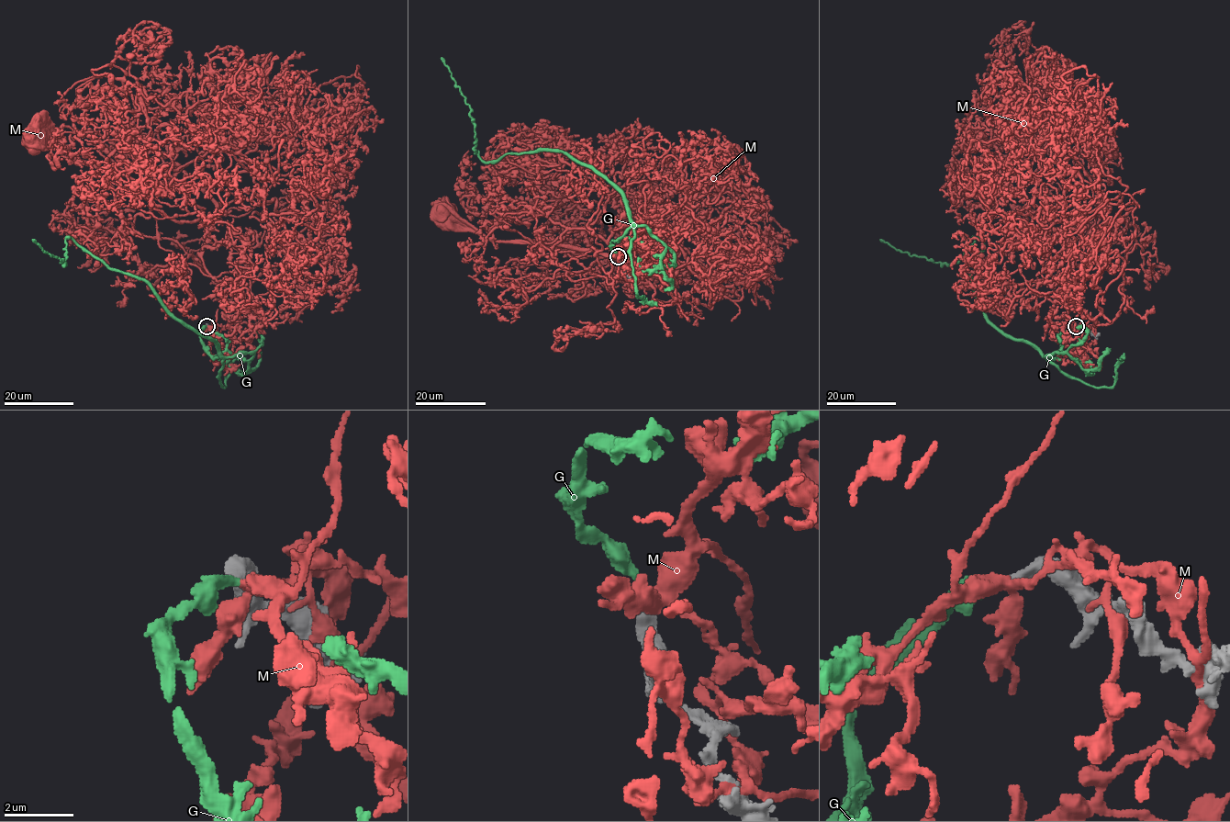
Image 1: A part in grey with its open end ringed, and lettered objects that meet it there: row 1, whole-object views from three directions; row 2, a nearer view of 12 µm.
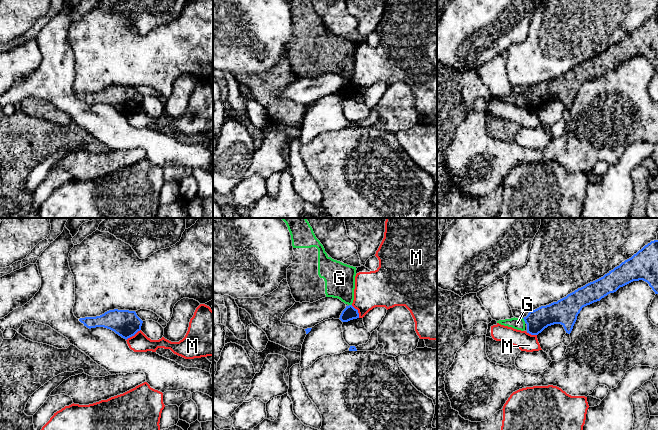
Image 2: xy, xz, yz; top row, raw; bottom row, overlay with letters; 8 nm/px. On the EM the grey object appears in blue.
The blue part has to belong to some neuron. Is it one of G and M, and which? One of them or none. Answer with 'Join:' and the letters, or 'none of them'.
Join: G

